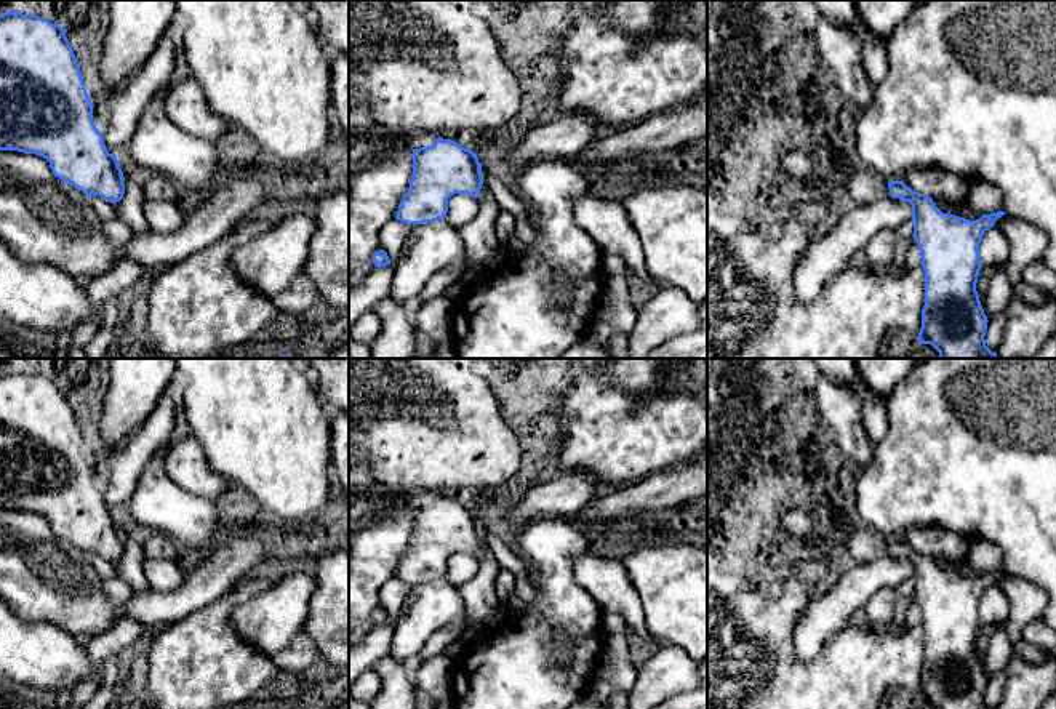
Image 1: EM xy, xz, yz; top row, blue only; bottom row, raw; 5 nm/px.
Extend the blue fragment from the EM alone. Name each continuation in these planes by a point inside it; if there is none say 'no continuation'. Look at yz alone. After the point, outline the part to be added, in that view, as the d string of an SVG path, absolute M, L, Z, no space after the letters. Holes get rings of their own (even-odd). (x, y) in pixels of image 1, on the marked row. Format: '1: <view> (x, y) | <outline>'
1: yz (864, 186) | M864 168L848 170L840 182L858 205L890 197L888 182L877 173Z

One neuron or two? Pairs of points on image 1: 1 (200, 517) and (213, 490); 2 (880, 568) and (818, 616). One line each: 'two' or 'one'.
1: two
2: one

